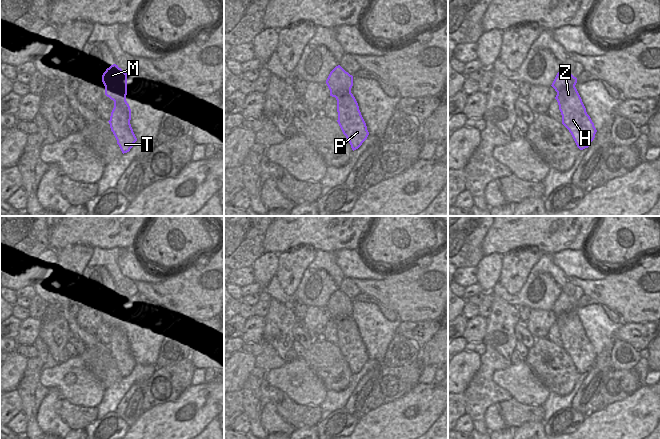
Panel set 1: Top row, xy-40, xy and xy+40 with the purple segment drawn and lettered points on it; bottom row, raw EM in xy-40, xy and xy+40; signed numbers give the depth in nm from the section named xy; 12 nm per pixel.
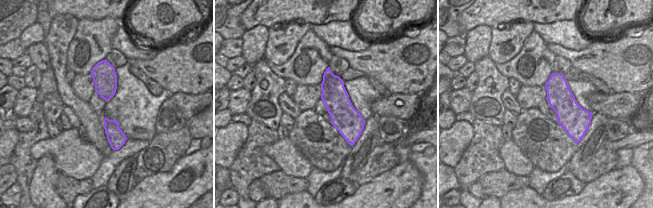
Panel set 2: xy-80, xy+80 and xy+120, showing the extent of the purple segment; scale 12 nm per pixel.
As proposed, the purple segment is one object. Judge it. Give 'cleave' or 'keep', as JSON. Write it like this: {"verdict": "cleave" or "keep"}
{"verdict": "cleave"}

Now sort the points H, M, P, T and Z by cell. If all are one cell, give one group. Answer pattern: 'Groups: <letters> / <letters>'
Groups: H P T Z / M

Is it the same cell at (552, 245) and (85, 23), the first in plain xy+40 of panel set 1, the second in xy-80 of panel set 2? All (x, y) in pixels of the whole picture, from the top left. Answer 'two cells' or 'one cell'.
two cells

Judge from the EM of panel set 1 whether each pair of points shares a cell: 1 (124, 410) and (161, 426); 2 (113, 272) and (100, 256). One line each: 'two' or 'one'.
1: two
2: one

